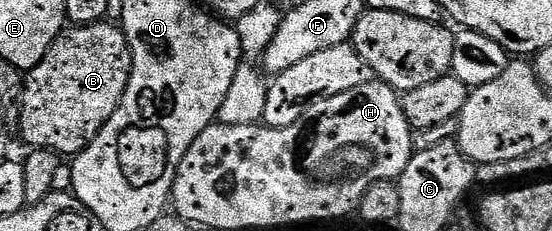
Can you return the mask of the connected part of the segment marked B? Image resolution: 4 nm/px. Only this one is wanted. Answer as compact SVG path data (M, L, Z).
M103 20L100 22L92 22L89 26L75 25L70 29L58 35L57 40L51 44L48 53L42 57L42 63L25 75L20 105L17 107L17 110L19 109L18 126L22 129L22 138L27 142L28 147L53 151L59 156L65 156L65 154L77 156L85 150L87 144L102 130L103 124L110 119L112 112L116 112L116 108L124 96L126 85L130 79L130 45L126 42L126 36L122 32L121 25L114 23L113 26L110 20Z

